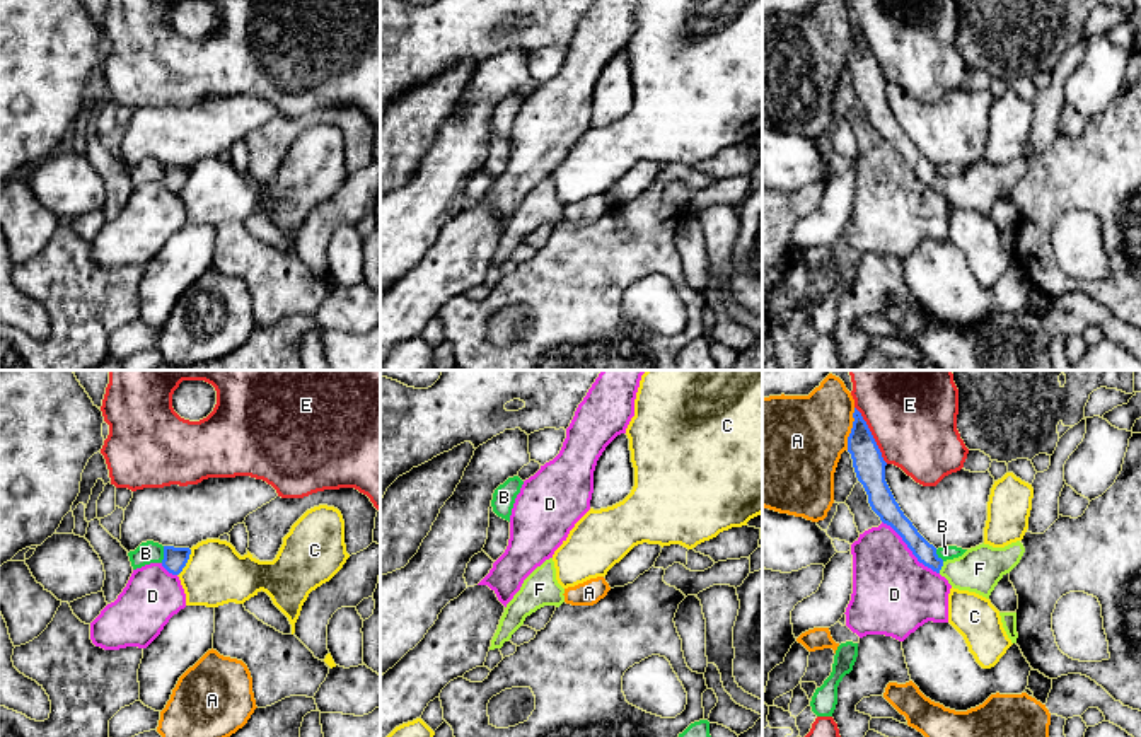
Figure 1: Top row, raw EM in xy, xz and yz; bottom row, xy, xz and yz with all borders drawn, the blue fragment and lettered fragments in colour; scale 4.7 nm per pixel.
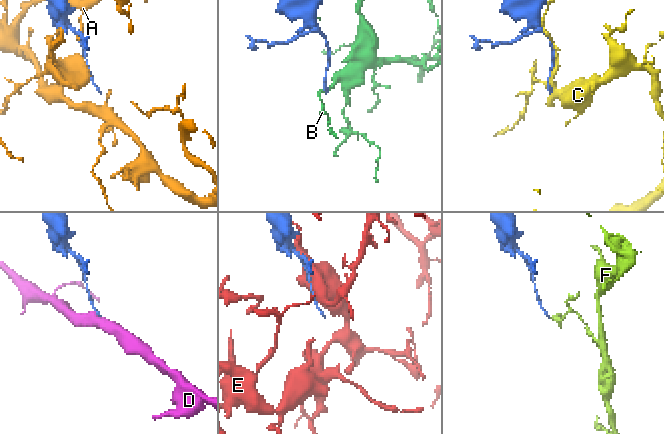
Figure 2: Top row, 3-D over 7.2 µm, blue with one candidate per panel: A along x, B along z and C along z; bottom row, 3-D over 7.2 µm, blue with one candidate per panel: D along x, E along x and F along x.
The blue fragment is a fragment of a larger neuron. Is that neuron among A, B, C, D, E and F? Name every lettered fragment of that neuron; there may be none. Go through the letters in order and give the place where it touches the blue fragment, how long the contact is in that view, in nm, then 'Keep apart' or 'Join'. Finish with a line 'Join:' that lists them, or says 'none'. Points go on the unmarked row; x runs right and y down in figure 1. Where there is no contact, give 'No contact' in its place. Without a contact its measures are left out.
A: Touches blue at yz (851, 46). Shared border 200 nm. Keep apart
B: Touches blue at xy (164, 173). Shared border 80 nm. Keep apart
C: Touches blue at xy (186, 179). Shared border 140 nm. Keep apart
D: Touches blue at yz (909, 166). Shared border 380 nm. Keep apart
E: Touches blue at yz (872, 53). Shared border 320 nm. Keep apart
F: Touches blue at yz (942, 183). Shared border 60 nm. Join
Join: F

